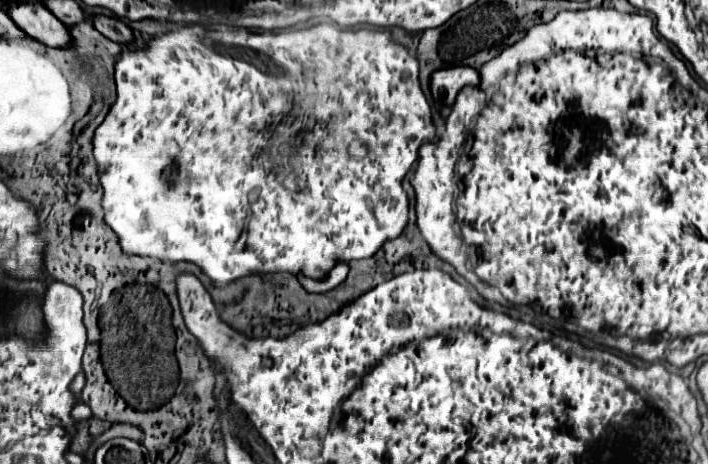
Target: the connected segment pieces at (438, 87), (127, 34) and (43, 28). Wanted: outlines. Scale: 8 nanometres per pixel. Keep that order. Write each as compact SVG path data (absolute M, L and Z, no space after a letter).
M454 66L454 68L442 68L432 72L430 76L430 92L434 100L440 100L446 106L452 106L456 100L456 94L466 84L478 84L478 72L474 68L466 66Z
M96 16L94 18L94 28L104 34L108 40L118 42L118 44L130 44L134 40L132 30L118 18L108 18L108 16Z
M30 2L8 12L12 20L22 28L30 38L42 42L50 48L70 48L72 36L68 28L56 20L56 16L42 4Z

